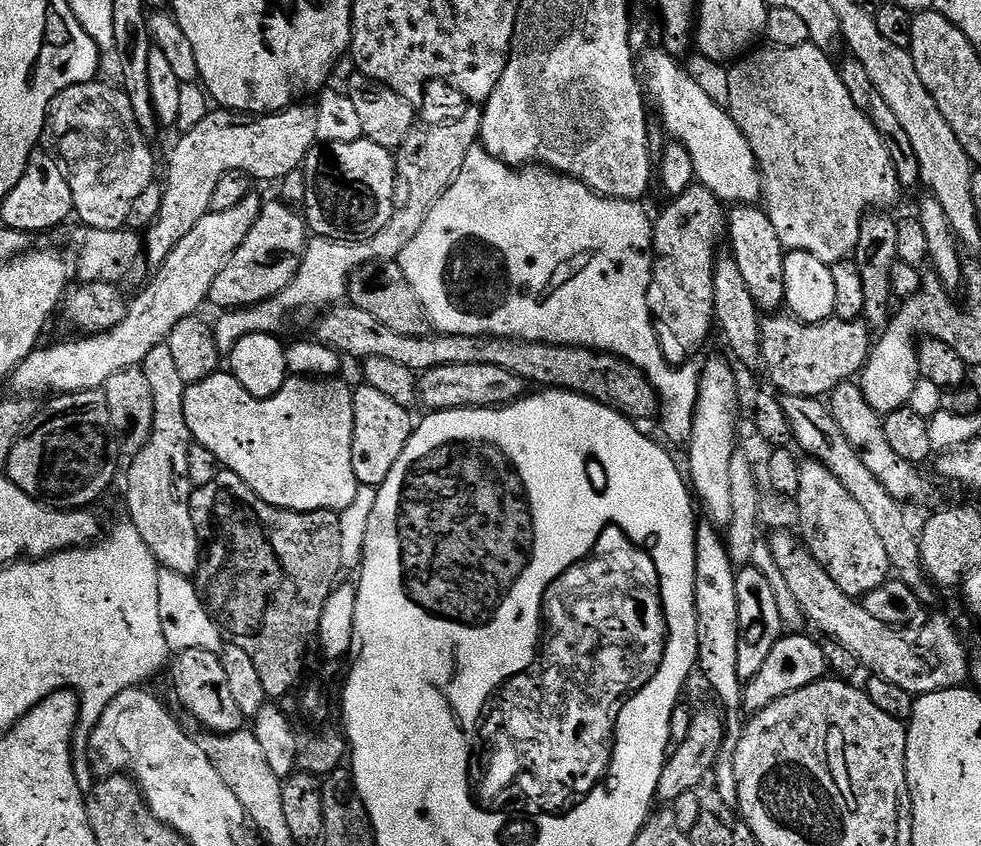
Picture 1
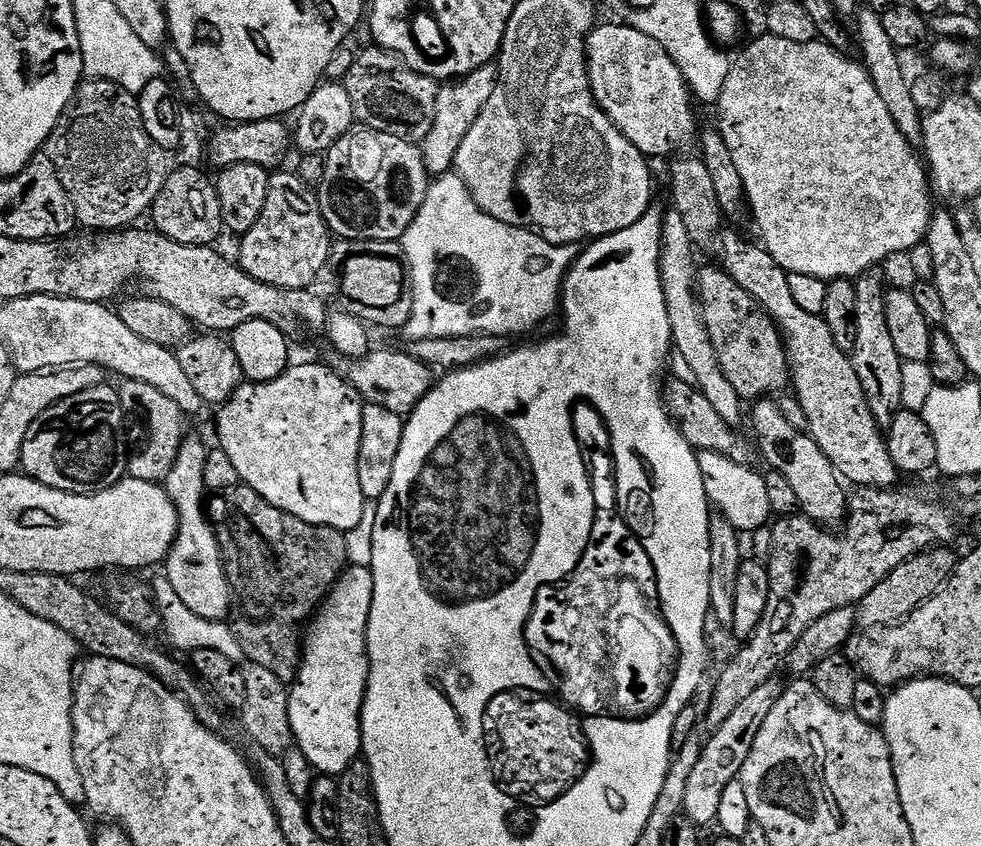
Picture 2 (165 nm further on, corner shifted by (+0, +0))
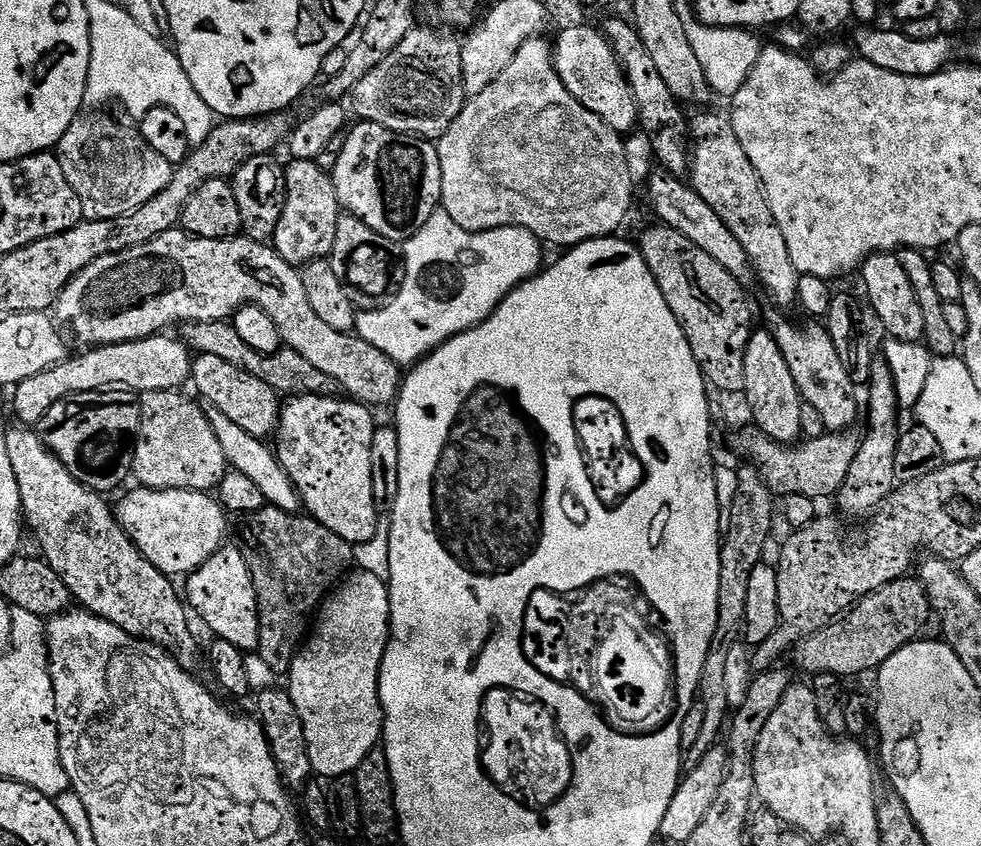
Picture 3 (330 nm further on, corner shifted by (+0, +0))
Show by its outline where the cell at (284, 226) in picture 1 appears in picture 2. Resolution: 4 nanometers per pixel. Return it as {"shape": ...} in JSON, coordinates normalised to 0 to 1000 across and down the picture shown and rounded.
{"shape":[[[278,202],[275,207],[275,225],[271,229],[271,243],[267,243],[267,258],[259,262],[259,272],[255,272],[244,285],[245,318],[255,329],[263,329],[263,333],[274,336],[280,340],[308,340],[319,339],[318,335],[326,326],[326,320],[333,318],[338,301],[339,280],[334,273],[332,262],[328,258],[325,230],[319,219],[309,214],[301,202]]]}

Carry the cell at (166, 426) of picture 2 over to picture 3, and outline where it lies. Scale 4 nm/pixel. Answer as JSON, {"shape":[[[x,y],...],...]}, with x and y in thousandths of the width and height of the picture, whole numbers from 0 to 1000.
{"shape":[[[183,461],[142,465],[143,508],[135,537],[135,563],[148,577],[215,583],[223,578],[233,554],[232,543],[226,537],[211,486],[188,466]]]}

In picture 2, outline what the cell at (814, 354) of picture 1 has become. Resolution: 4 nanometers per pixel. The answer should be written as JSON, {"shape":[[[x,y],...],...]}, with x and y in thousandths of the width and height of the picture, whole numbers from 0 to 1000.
{"shape":[[[734,314],[715,316],[710,320],[709,349],[714,351],[720,390],[731,415],[736,440],[758,475],[770,475],[784,466],[794,465],[799,461],[794,459],[802,454],[804,457],[803,413],[794,384],[787,378],[782,365],[760,348],[760,343],[756,343],[756,338],[752,338],[752,333],[748,333],[748,329],[744,329]]]}

